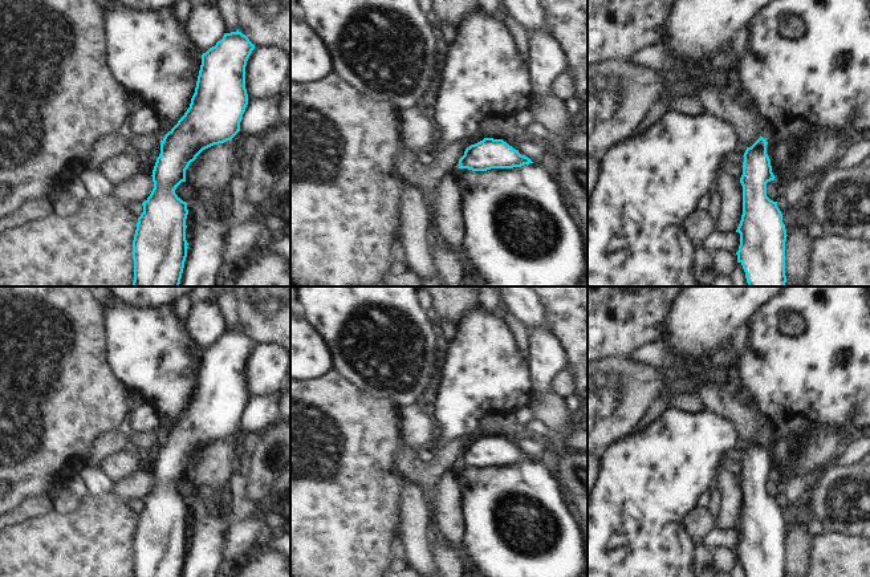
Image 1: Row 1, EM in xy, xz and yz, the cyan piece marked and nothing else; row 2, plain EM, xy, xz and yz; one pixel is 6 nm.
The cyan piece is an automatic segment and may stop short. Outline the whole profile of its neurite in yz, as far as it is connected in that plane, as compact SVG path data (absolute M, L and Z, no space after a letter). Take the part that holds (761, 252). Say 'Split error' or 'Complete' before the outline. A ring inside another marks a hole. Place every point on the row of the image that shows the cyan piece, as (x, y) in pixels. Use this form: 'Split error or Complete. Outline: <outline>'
Complete. Outline: M760 137L747 147L743 162L743 215L736 232L740 233L737 263L743 265L748 287L785 287L785 241L786 229L777 202L767 196L767 183L775 180L771 159L767 154L768 142Z

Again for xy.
Complete. Outline: M237 29L236 32L224 33L223 38L218 41L215 46L202 54L202 65L190 107L164 135L160 143L160 154L156 158L151 175L154 188L150 196L142 203L143 212L138 218L133 240L133 287L179 287L188 248L186 240L186 219L188 210L187 203L175 194L175 190L182 182L186 182L186 170L203 150L231 141L240 131L240 122L248 105L245 66L253 49L255 45Z

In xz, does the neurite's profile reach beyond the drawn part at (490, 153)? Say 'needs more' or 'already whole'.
already whole

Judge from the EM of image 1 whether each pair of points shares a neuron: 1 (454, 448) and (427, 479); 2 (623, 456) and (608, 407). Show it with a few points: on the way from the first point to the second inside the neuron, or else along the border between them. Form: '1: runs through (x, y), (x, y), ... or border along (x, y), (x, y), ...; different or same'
1: runs through (446, 456), (436, 466), (435, 471); same
2: border along (631, 431), (616, 439), (601, 454); different

